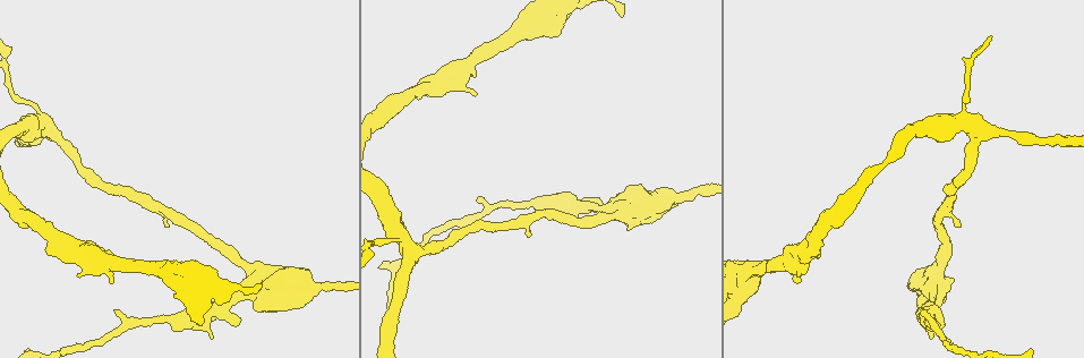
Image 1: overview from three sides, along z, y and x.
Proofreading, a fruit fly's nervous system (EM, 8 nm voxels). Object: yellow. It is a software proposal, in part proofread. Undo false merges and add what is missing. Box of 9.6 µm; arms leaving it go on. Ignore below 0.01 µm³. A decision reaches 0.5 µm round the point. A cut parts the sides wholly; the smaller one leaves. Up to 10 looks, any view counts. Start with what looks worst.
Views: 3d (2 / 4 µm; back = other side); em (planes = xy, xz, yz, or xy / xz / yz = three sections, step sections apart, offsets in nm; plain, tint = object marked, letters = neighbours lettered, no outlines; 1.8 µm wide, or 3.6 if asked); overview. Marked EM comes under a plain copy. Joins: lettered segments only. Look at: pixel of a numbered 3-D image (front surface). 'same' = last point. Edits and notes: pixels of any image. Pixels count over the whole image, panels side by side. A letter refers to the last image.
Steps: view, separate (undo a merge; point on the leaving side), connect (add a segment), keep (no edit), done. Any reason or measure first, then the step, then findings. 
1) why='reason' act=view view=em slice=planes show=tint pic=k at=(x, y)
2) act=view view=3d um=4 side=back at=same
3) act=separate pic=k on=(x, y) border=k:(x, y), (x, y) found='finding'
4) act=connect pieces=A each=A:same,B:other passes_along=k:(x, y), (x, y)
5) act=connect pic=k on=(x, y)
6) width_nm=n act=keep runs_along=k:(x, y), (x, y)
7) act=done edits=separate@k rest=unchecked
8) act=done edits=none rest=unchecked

why='thick turns thin' act=view view=em um=3.6 slice=planes show=letters pic=1 at=(288, 279)

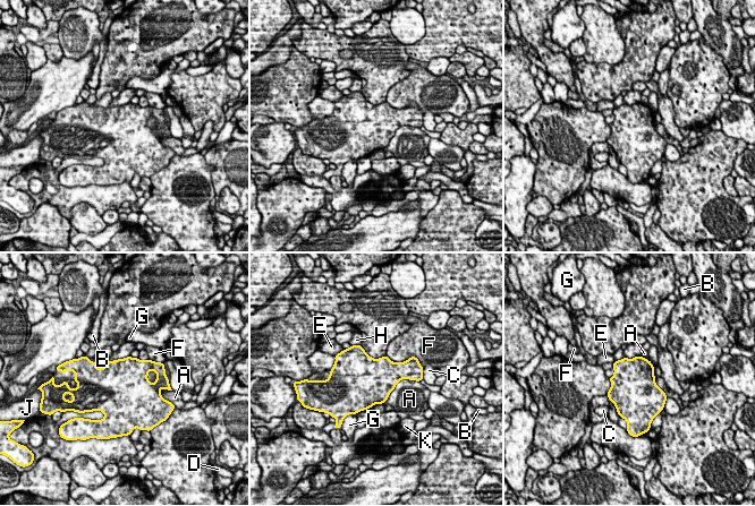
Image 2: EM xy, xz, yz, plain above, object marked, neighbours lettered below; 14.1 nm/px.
longest_contact=A:600nm act=keep each=A:other,B:other,C:other,D:other,E:other,F:other,G:other,H:other,J:other,K:other border=2:(612, 367), (613, 374), (609, 377) found='one neuron here'

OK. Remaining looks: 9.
why='abrupt turn' act=view view=3d um=2 pic=1 at=(567, 204)

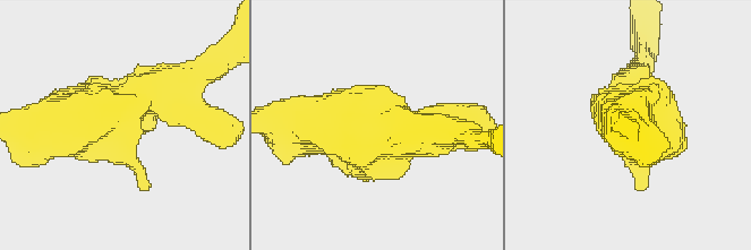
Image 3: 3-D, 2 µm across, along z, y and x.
why='shape alone is not enough' act=view view=em slice=xy step=4 show=tint pic=3 at=(370, 133)

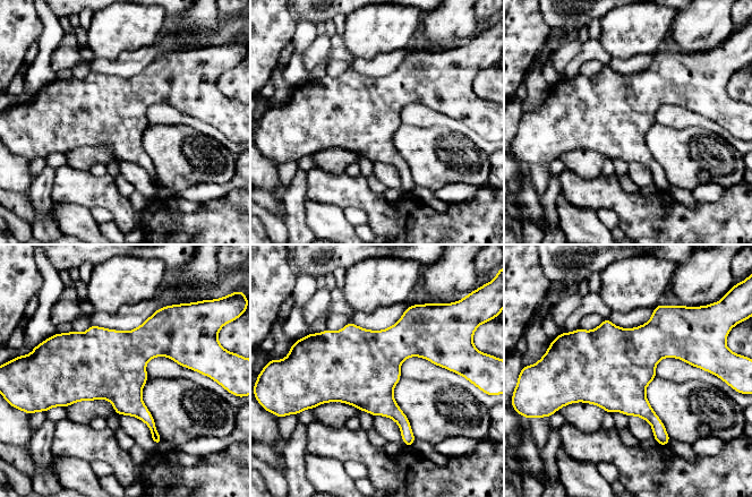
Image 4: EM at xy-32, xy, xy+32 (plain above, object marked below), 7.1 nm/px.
act=view view=em slice=planes show=letters at=same

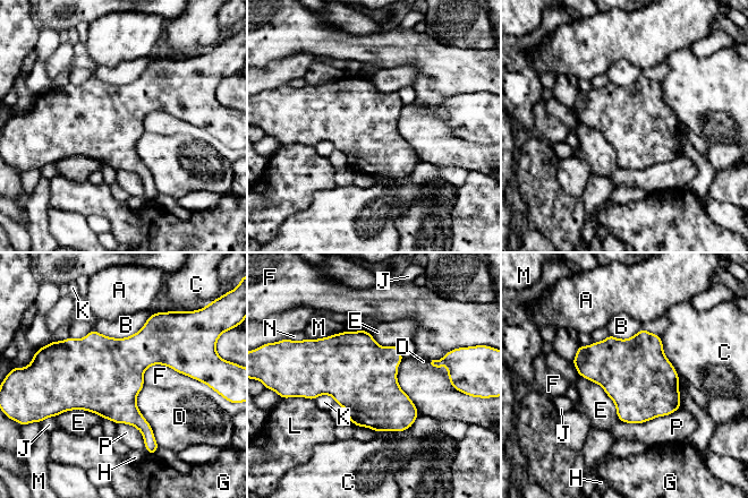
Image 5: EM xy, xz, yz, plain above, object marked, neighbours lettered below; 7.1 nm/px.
act=keep each=A:other,B:other,C:other,D:other,E:other,F:other,G:other,H:other,J:other,K:other,L:other,M:other,N:other,P:other found='one neuron here'

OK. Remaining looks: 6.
why='looks like a crossing' act=view view=3d um=4 pic=1 at=(47, 129)

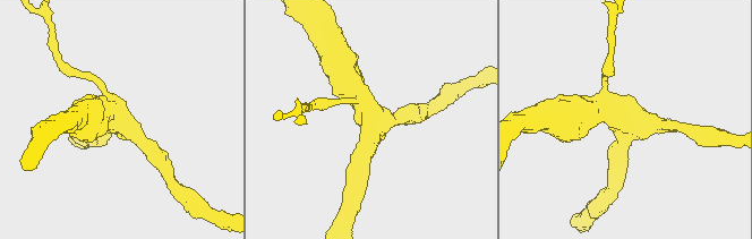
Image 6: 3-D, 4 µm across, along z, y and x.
arms=4 act=view view=em slice=planes show=tint pic=6 at=(121, 122)

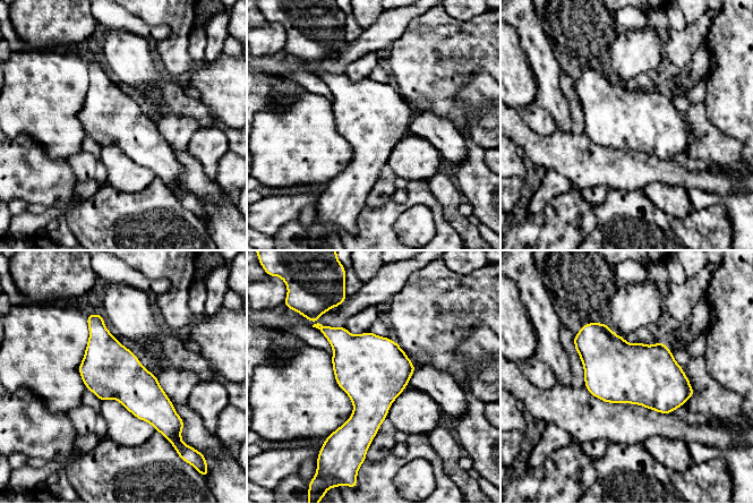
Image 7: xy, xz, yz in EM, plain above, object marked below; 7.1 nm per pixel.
act=view view=em slice=planes show=letters at=same

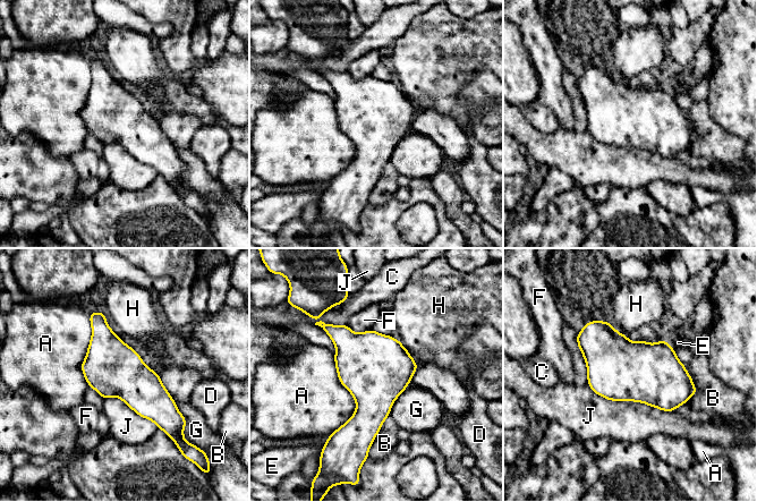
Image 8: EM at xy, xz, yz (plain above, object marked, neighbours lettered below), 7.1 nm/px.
act=keep each=A:other,B:other,C:other,D:other,E:other,F:other,G:other,H:other,J:other found='continuous, no second neuron'

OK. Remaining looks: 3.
why='three-way junction' act=view view=em um=3.6 slice=yz step=8 show=tint pic=1 at=(549, 19)

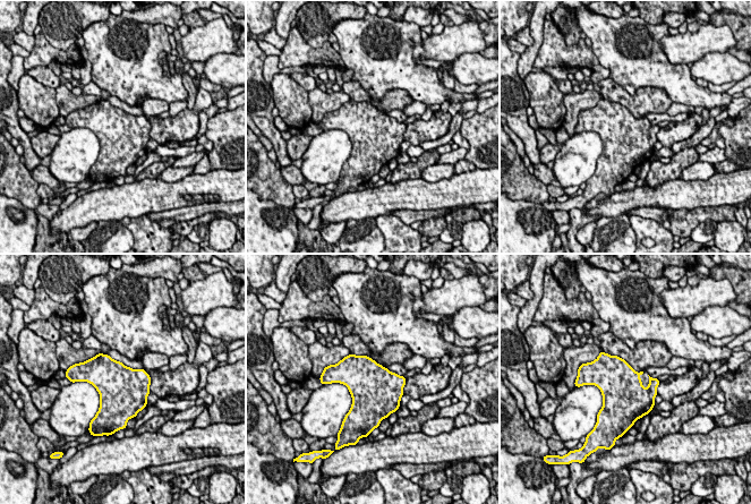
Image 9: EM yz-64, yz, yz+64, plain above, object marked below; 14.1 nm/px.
act=view view=em um=3.6 slice=planes show=tint at=same

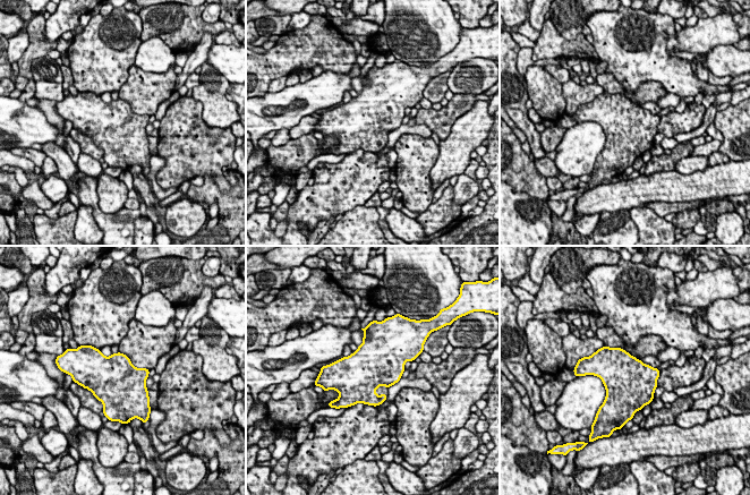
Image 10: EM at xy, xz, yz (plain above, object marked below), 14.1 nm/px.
why='see the neighbours' act=view view=em um=3.6 slice=planes show=letters at=same

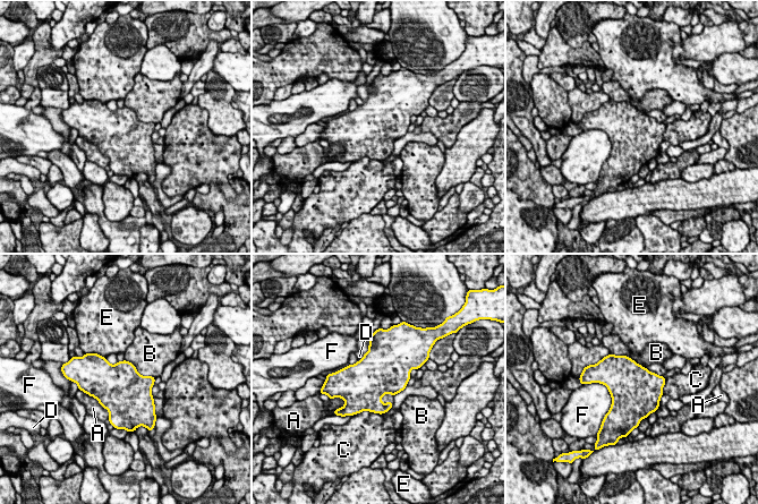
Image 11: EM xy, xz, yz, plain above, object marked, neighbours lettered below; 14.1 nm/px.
act=keep each=A:other,B:other,C:other,D:other,E:other,F:other found='continuous, no second neuron'

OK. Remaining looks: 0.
act=done edits=none rest=unchecked

